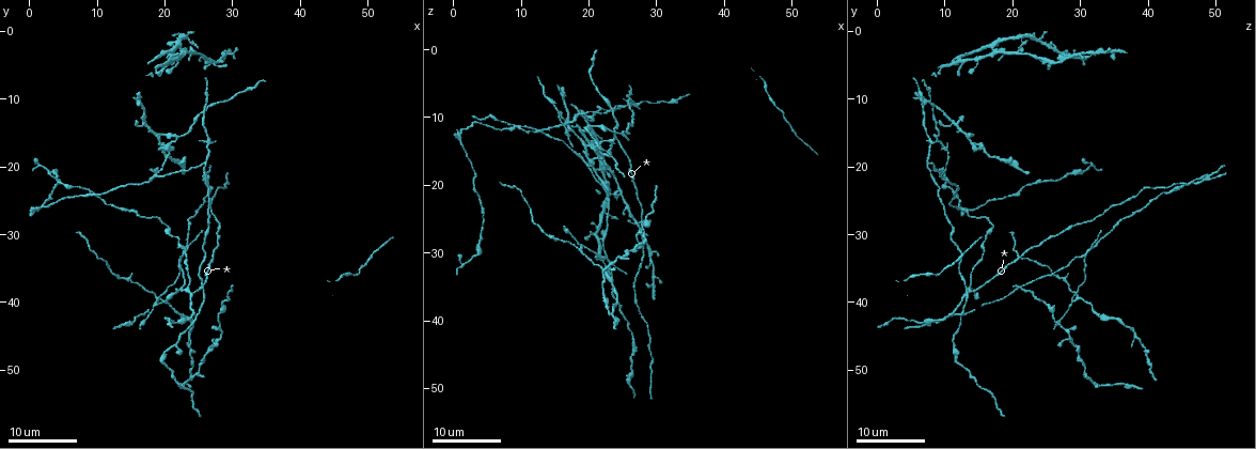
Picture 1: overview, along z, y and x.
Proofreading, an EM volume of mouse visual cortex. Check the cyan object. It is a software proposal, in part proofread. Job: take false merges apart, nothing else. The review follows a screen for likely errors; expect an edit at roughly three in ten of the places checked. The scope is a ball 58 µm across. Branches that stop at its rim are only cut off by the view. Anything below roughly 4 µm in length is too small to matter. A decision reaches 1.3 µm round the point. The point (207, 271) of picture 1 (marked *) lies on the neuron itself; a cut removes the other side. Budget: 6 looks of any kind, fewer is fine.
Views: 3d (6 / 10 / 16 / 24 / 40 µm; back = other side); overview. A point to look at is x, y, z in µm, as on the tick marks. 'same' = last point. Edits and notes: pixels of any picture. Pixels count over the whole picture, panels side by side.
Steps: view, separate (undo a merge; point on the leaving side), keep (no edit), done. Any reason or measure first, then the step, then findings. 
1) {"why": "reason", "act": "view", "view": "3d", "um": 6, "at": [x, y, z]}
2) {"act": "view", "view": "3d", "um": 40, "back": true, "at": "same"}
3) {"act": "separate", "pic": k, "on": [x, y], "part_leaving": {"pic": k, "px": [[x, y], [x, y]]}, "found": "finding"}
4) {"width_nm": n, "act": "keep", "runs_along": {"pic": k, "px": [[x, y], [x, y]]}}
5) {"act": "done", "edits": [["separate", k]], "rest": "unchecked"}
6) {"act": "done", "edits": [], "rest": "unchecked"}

{"why": "three-way junction", "act": "view", "view": "3d", "um": 16, "at": [29.0, 22.5, 44.0]}

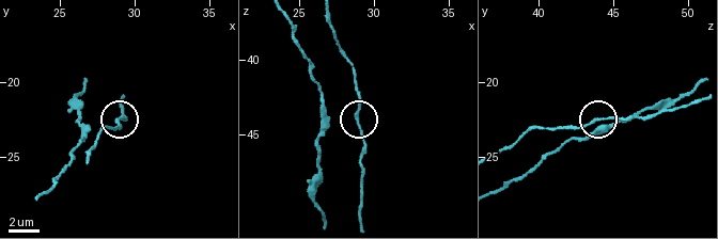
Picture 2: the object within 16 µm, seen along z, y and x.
{"act": "view", "view": "3d", "um": 6, "at": [29.0, 22.6, 43.6]}

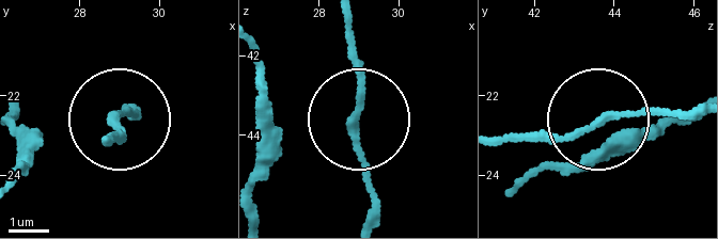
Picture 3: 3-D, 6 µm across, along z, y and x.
{"why": "other side", "act": "view", "view": "3d", "um": 6, "back": true, "at": [28.90, 22.60, 43.75]}

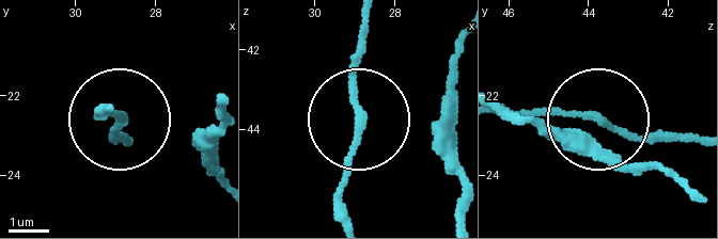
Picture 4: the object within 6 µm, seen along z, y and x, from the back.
{"act": "keep", "runs_along": {"pic": 4, "px": [[368, 24], [357, 145], [337, 213]]}, "found": "continuous, no second neuron"}

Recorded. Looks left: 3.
{"act": "view", "view": "3d", "um": 16, "at": [22.5, 33.5, 30.5]}

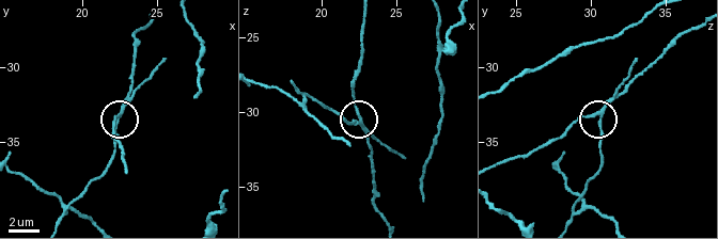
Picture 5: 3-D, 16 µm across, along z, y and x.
{"act": "view", "view": "3d", "um": 10, "at": [22.4, 33.2, 30.4]}

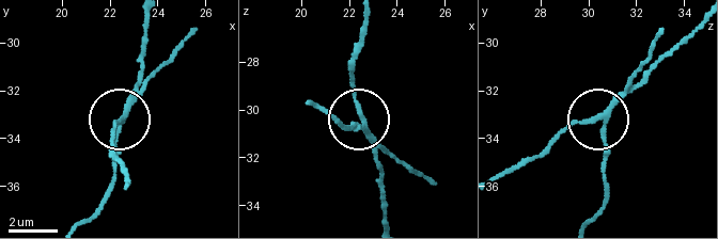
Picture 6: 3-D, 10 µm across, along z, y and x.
{"side_arm_um": 35, "act": "separate", "pic": 6, "on": [385, 149], "part_leaving": {"pic": 6, "px": [[365, 133], [312, 108]]}, "found": "two neurons meet here"}

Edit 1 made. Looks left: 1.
{"act": "done", "edits": [["separate", 6]], "rest": "unchecked"}

